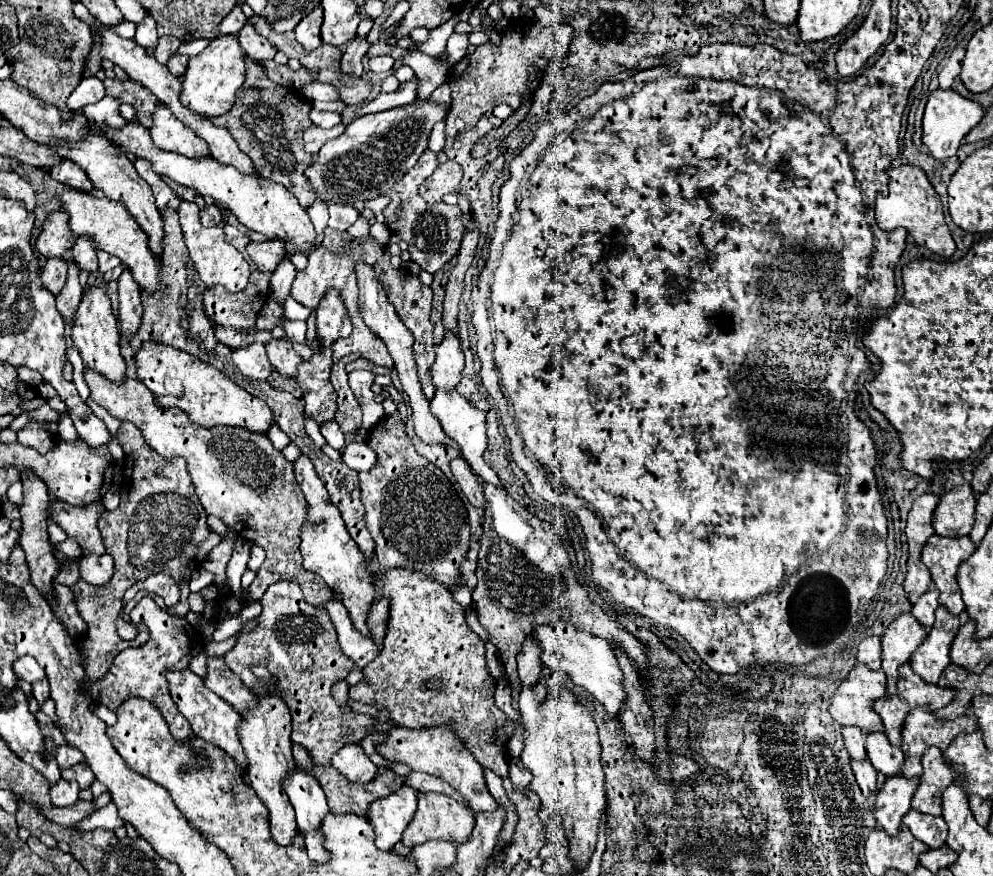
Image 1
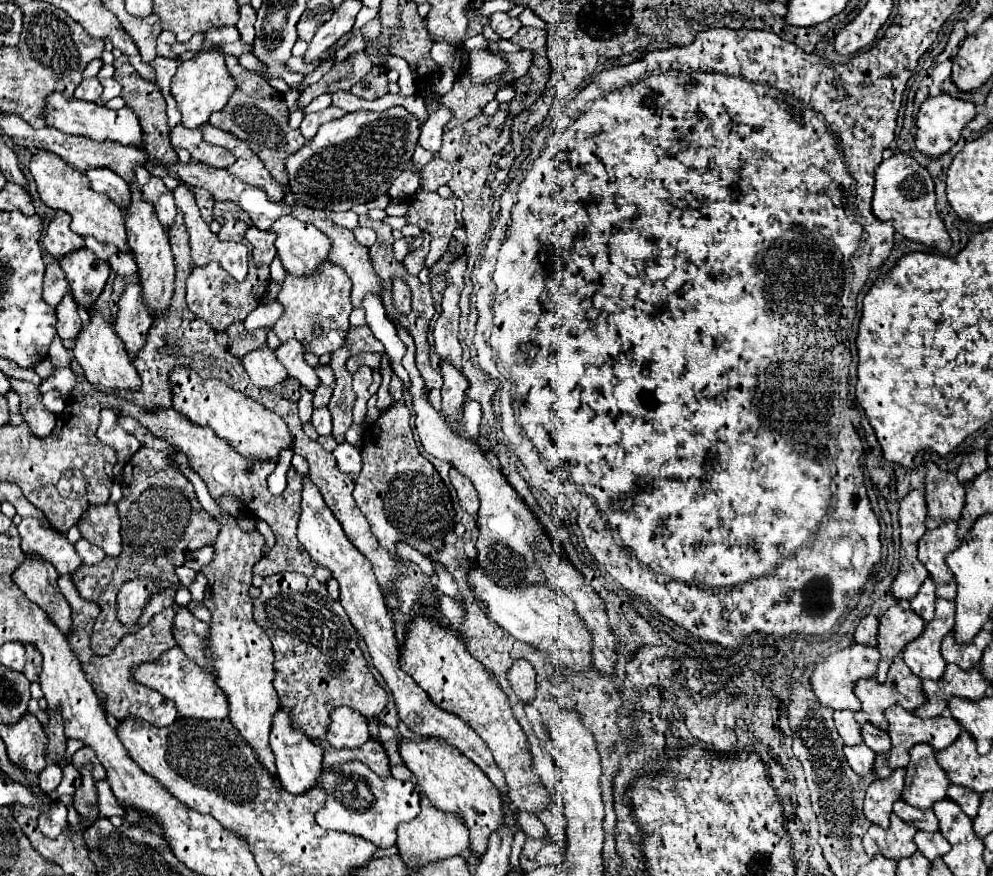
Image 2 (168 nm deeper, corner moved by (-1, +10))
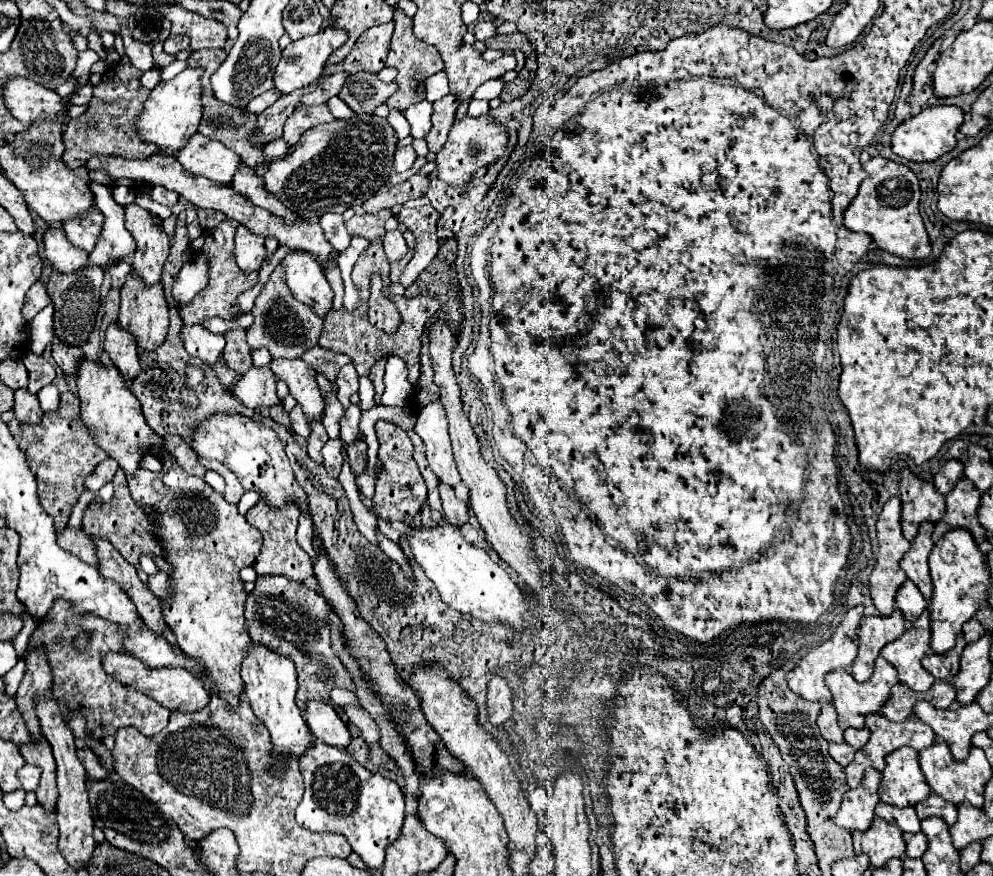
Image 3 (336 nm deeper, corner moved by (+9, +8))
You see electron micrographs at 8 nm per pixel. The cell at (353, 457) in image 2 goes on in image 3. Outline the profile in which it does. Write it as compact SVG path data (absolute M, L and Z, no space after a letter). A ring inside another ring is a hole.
M328 440L326 446L322 448L322 456L324 456L324 468L326 472L332 476L332 478L338 478L340 474L340 468L344 464L344 458L342 458L342 440Z

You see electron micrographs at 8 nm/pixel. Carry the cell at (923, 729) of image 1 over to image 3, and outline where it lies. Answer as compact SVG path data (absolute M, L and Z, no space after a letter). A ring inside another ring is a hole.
M868 714L866 716L866 728L870 730L870 740L866 742L866 746L862 750L856 752L856 758L852 760L852 764L848 764L844 768L846 772L846 782L850 788L856 788L858 782L862 780L862 774L866 768L876 768L876 770L884 770L884 758L894 752L896 748L900 746L910 746L914 750L924 750L928 746L934 744L936 736L932 732L932 728L928 728L928 724L922 724L920 720L912 718L912 720L906 720L906 722L890 722L886 720L882 714Z

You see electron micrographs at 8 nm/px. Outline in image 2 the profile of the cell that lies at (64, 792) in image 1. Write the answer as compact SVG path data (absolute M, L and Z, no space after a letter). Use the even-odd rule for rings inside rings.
M48 762L46 768L40 772L40 788L46 792L52 792L58 788L60 780L62 780L62 768L54 762Z

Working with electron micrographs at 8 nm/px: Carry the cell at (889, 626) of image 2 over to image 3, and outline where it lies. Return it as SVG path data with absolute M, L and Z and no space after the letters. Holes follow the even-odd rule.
M894 610L890 616L864 616L860 620L858 634L858 656L852 662L850 674L854 680L864 682L872 676L874 660L880 654L880 648L896 640L906 630L906 620L900 616L900 610Z

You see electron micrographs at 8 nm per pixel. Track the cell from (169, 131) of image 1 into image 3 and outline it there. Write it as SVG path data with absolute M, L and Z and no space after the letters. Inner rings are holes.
M200 134L192 136L186 148L176 152L176 160L194 176L204 176L224 186L230 186L232 176L240 166L240 156L236 156L224 144Z

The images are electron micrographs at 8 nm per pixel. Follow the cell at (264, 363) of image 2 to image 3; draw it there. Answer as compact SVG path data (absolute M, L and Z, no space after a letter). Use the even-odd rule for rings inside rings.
M250 368L240 378L240 384L236 384L232 392L246 408L258 410L258 408L272 408L278 406L280 400L276 396L276 376L270 368Z

